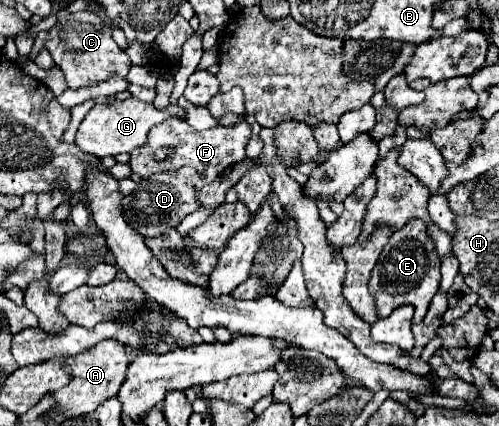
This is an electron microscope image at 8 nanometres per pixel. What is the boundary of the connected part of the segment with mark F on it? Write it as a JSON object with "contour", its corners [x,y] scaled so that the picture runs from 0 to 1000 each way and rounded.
{"contour":[[[341,275],[297,312],[293,340],[285,340],[261,359],[261,392],[285,420],[301,415],[309,406],[321,406],[321,401],[333,406],[333,401],[377,397],[377,415],[397,448],[397,444],[405,444],[405,434],[417,434],[421,425],[441,415],[461,387],[493,373],[493,336],[497,336],[501,317],[505,317],[505,308],[501,308],[501,293],[493,289],[493,279],[477,279],[477,289],[465,298],[429,298],[429,303],[413,303],[413,308],[393,308],[369,279]]]}

